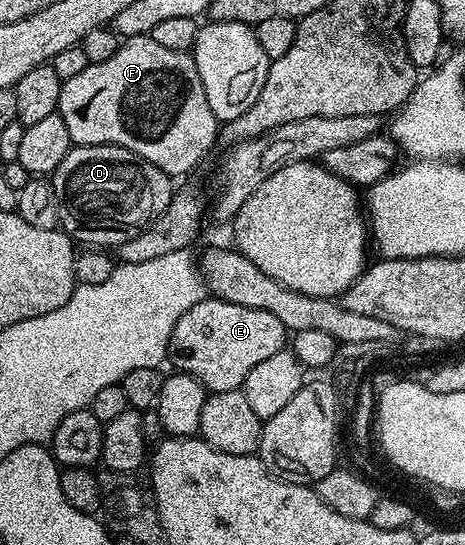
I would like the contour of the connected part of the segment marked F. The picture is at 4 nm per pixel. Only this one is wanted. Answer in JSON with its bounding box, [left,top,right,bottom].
[57,35,220,177]

